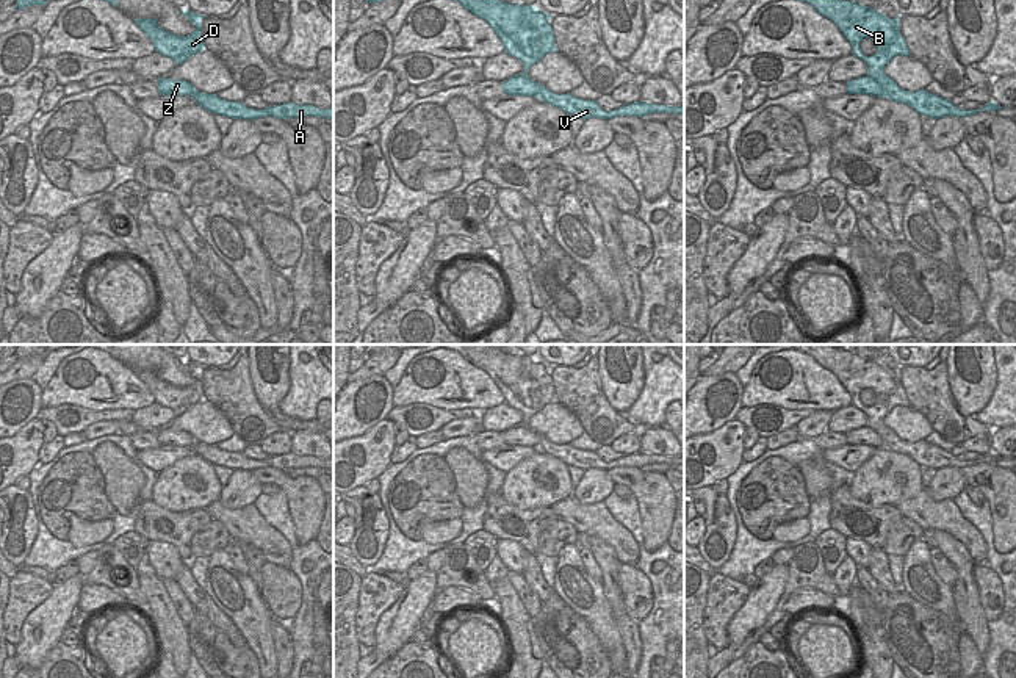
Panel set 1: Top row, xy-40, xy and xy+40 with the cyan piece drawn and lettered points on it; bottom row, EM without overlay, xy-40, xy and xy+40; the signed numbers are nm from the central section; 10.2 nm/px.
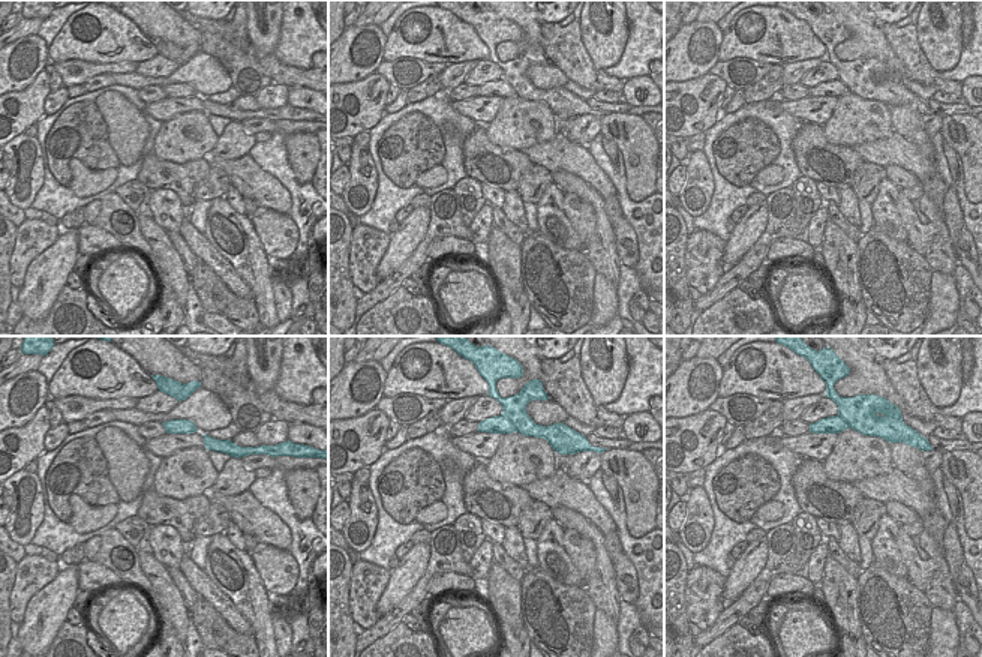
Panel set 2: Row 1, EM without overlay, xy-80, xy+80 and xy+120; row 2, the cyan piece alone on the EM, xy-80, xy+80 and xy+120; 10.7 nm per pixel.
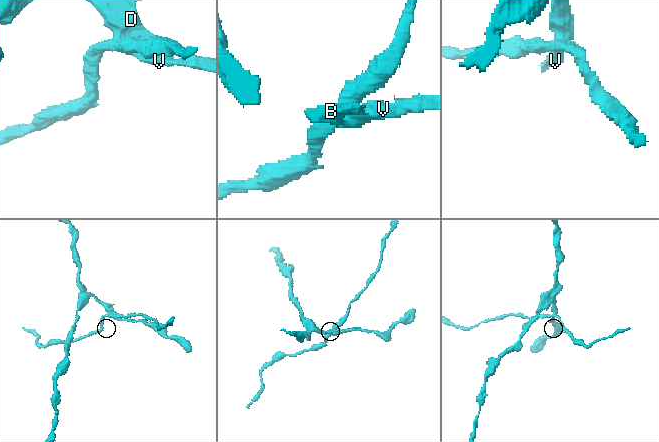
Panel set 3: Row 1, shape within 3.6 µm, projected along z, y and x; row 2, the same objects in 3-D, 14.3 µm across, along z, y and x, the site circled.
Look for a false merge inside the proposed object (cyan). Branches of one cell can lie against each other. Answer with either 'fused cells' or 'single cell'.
fused cells

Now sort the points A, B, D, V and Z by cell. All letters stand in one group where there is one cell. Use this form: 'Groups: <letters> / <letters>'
Groups: A B D V / Z

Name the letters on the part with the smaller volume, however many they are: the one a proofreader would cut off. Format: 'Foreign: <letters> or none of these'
Foreign: Z

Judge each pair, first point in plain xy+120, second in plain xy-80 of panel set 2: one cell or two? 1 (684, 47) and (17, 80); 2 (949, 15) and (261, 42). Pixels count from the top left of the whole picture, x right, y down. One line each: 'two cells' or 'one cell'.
1: one cell
2: one cell

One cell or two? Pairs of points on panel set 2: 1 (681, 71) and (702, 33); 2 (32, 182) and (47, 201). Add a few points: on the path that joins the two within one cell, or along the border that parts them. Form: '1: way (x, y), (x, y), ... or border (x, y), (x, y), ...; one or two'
1: way (681, 62), (699, 42); one
2: border (44, 161), (44, 183), (30, 206); two

